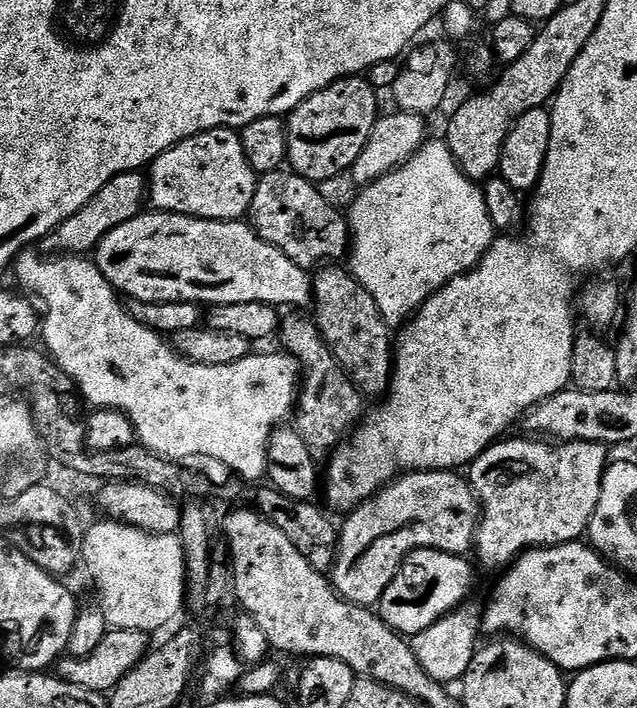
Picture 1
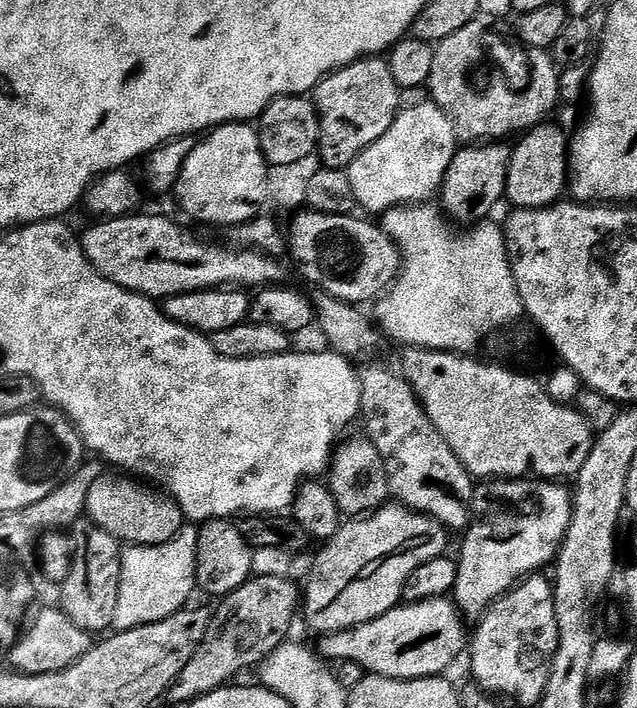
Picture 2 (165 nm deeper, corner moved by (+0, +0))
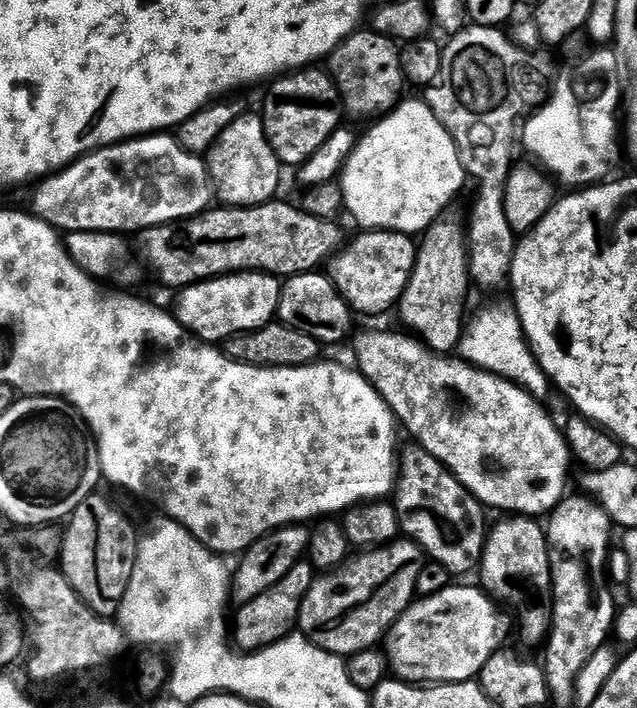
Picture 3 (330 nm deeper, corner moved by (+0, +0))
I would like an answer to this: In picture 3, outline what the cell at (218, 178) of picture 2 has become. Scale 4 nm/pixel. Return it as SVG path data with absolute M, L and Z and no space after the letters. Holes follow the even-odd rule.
M237 115L235 122L222 130L218 142L214 142L206 154L206 163L215 199L229 208L253 208L267 204L280 188L282 165L266 138L264 122L259 115Z

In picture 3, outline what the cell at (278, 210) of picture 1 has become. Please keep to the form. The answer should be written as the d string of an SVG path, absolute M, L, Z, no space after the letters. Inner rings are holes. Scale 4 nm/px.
M364 230L359 234L327 261L326 274L353 313L380 316L399 305L416 265L418 244L411 235L402 232Z

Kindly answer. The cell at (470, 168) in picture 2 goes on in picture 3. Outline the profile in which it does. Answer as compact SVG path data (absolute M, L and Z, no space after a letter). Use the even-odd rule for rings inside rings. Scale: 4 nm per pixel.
M447 218L436 219L423 233L416 250L416 265L412 271L410 282L406 286L404 295L400 297L398 312L400 316L413 328L411 331L433 352L452 354L459 349L460 338L464 335L466 315L464 307L468 304L468 288L470 277L468 275L468 228L460 225L456 220Z

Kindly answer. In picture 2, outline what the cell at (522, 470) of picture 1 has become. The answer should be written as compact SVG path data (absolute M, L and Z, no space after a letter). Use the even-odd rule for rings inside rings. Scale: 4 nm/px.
M525 478L523 480L489 480L481 483L479 487L473 491L472 494L472 511L474 513L474 519L471 524L468 525L466 531L463 533L462 539L464 539L464 545L460 548L460 556L457 555L457 568L455 586L452 591L452 598L457 608L460 609L460 613L465 619L478 620L487 612L489 605L493 601L498 600L509 589L516 586L517 582L525 579L531 574L544 570L544 566L548 567L555 561L556 555L559 552L559 547L564 540L565 534L567 534L567 528L570 526L572 504L573 504L573 493L567 488L564 489L565 485L560 482L553 482L551 480L541 480L539 478Z

